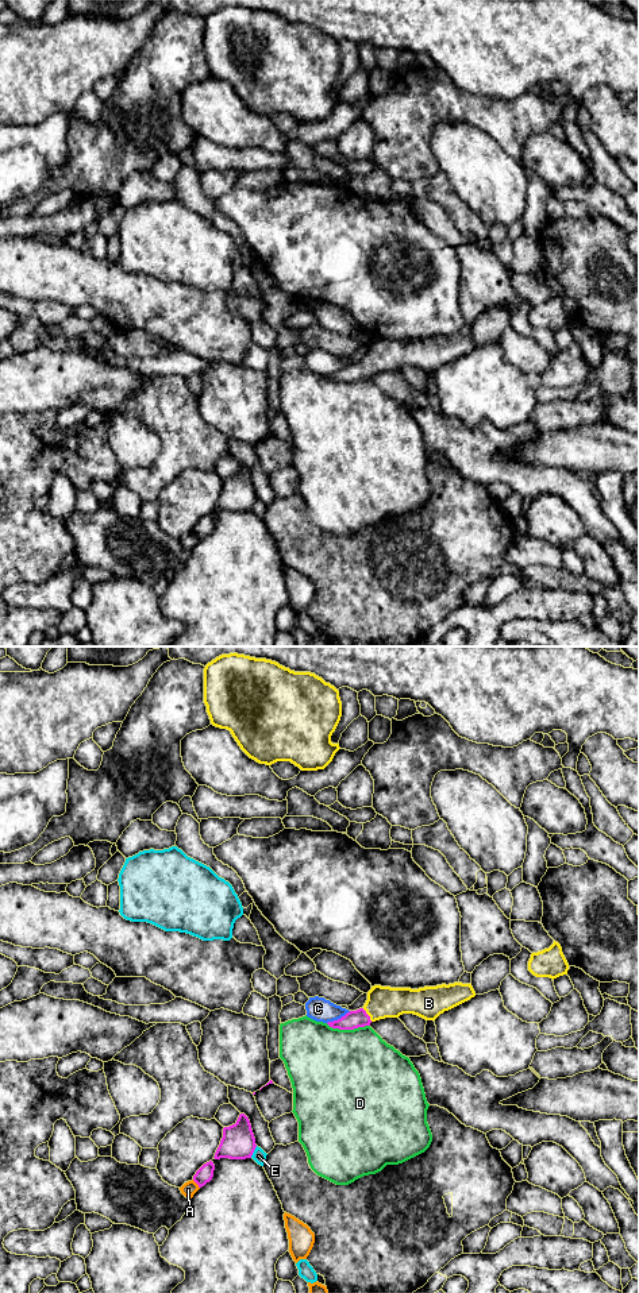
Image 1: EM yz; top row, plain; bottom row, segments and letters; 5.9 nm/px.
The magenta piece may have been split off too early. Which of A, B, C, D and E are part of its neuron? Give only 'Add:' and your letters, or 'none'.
Add: B

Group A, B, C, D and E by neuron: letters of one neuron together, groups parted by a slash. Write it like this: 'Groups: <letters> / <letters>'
Groups: A / B / C / D / E

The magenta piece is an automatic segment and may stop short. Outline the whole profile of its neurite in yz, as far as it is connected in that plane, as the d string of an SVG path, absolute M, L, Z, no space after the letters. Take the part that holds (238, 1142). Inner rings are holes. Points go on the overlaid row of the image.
M240 1113L235 1124L223 1128L223 1138L213 1158L251 1158L255 1147L257 1145L250 1120L245 1113Z

